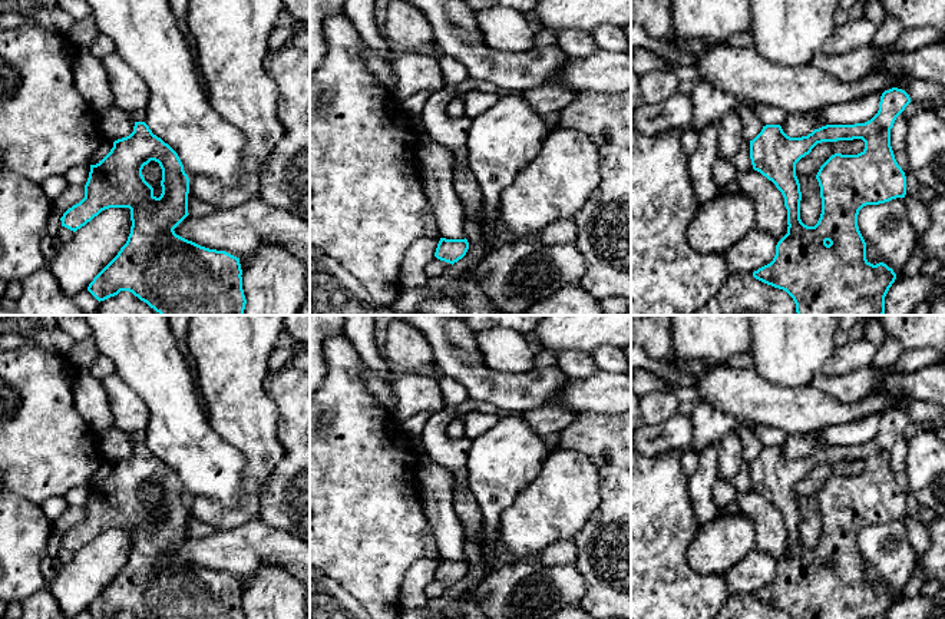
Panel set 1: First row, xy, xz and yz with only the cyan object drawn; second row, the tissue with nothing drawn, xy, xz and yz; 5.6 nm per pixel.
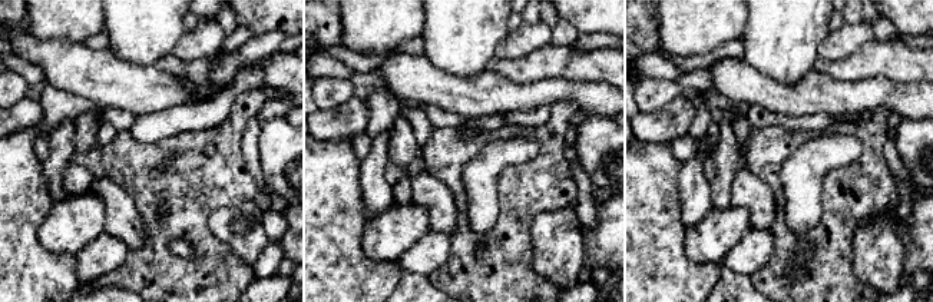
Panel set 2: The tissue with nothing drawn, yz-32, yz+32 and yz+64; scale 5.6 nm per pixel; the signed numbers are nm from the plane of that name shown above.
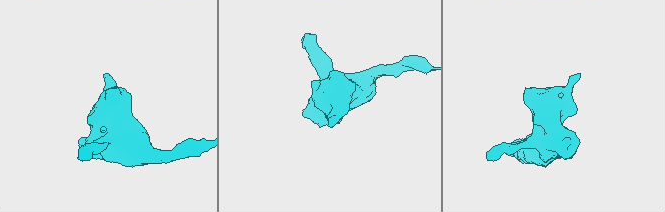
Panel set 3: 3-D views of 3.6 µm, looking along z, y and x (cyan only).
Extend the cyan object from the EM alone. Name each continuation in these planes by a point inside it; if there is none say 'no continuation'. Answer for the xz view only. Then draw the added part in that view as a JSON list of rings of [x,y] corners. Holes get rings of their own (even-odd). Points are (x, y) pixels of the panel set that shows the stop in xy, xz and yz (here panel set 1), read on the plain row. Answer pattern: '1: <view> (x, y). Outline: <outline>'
no continuation

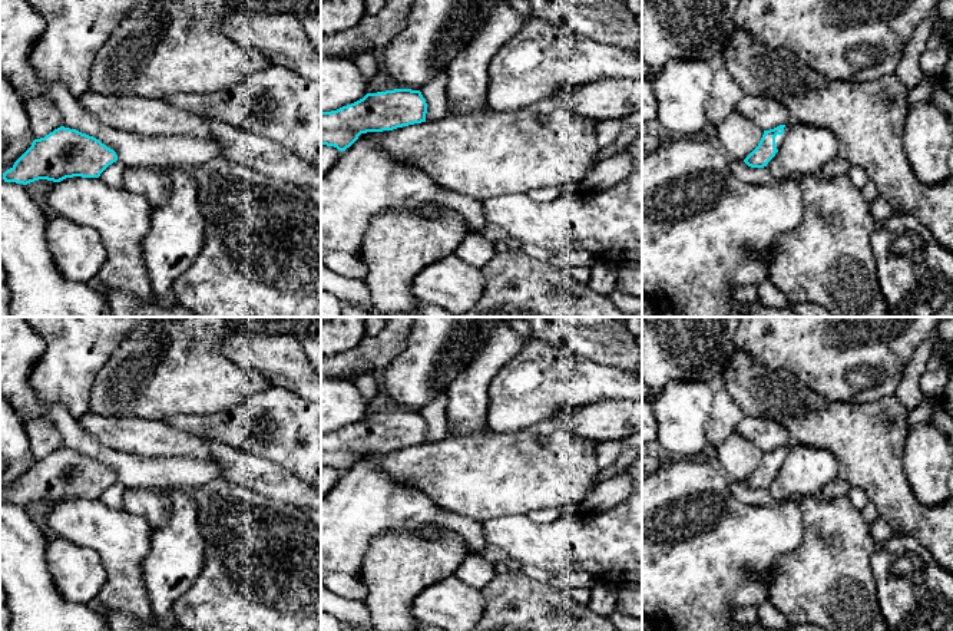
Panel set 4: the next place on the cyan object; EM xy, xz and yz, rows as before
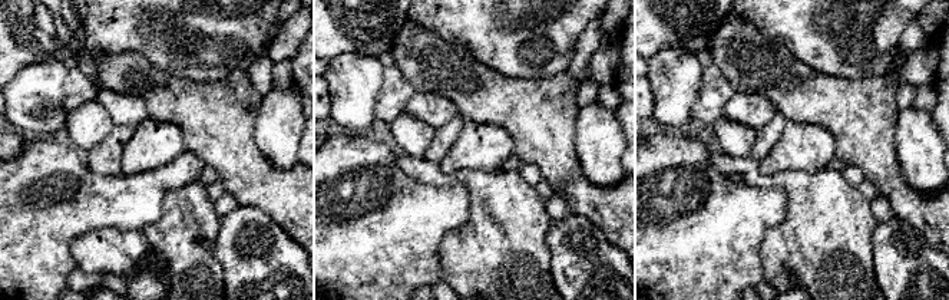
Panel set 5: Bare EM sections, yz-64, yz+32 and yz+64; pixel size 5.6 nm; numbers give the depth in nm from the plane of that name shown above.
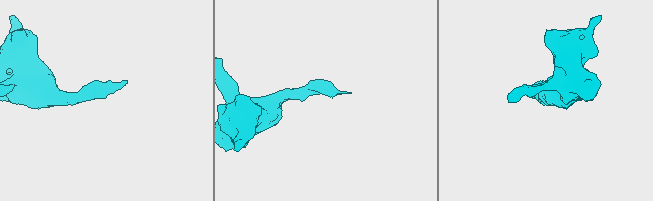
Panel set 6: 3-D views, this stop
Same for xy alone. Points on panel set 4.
no continuation

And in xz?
no continuation

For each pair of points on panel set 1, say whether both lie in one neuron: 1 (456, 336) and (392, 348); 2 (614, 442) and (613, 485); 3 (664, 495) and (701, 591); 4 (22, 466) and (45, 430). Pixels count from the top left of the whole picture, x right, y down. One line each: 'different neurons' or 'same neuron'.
1: different neurons
2: same neuron
3: same neuron
4: same neuron

